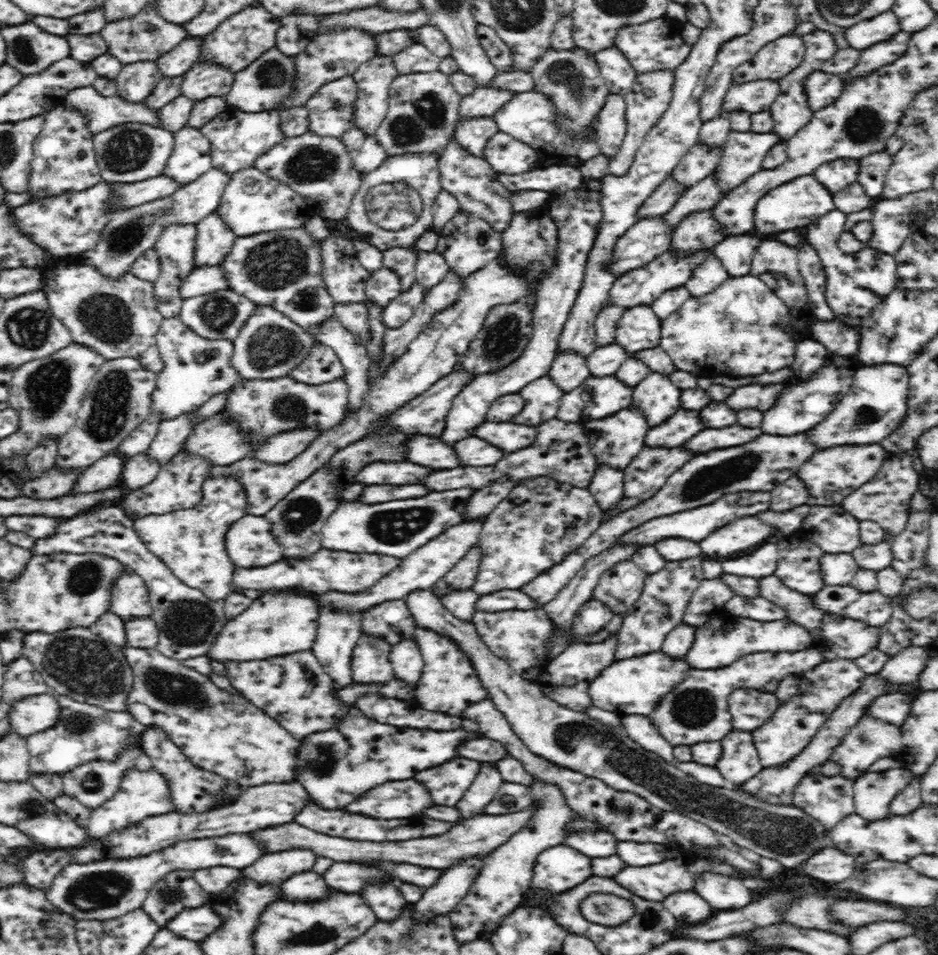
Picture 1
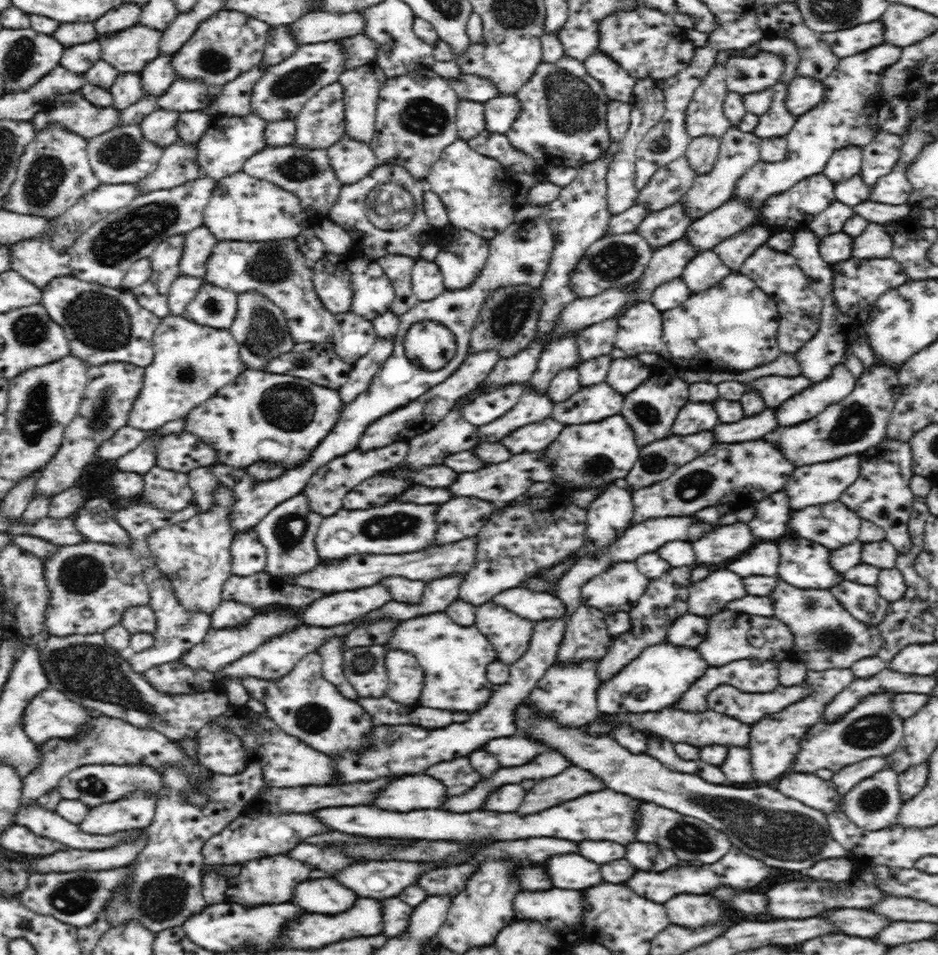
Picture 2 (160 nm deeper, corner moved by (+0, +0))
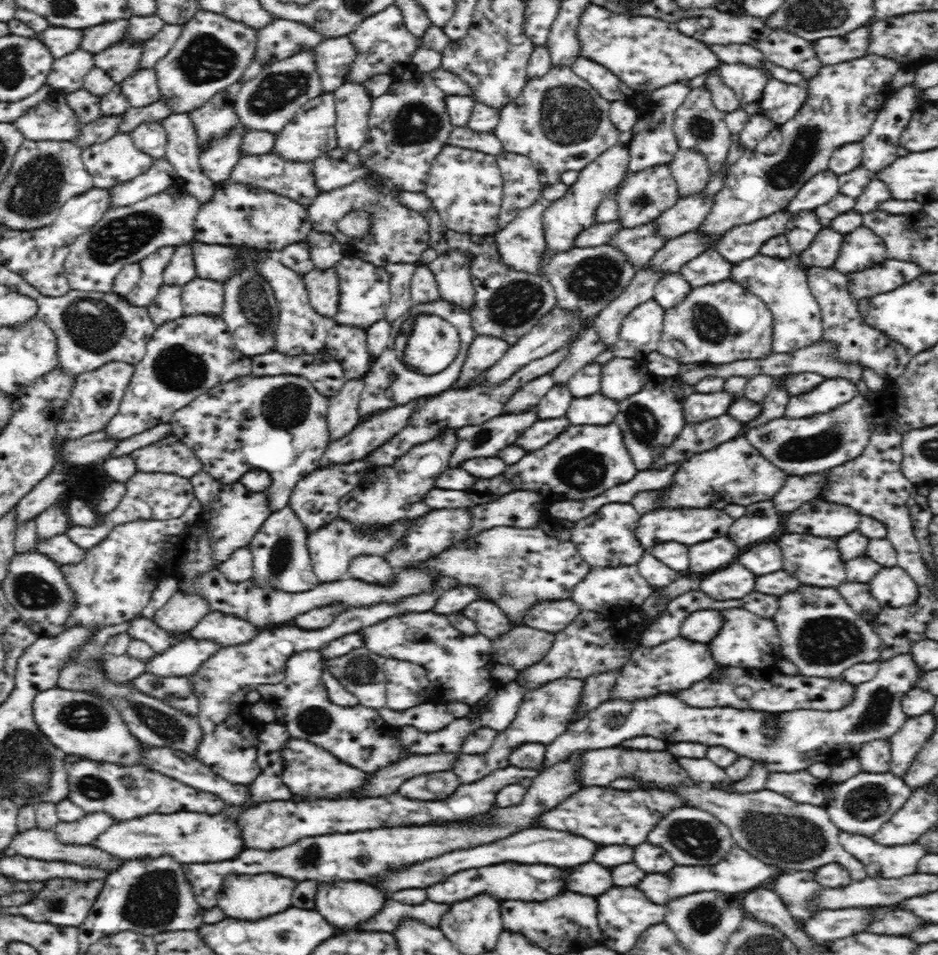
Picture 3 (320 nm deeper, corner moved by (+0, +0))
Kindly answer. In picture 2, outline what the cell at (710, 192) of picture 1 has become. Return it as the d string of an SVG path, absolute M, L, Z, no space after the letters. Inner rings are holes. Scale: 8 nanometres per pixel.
M678 200L672 206L648 213L635 232L639 232L652 248L659 249L685 236L692 222L694 220L685 214L683 204Z

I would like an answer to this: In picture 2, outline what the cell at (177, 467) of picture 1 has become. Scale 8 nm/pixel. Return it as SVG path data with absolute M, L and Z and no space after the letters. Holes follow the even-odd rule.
M137 496L128 499L128 503L124 506L117 506L116 522L127 530L131 536L131 547L121 550L120 545L110 543L90 543L85 541L82 544L74 546L59 546L52 552L53 556L49 560L44 561L44 582L48 583L48 604L44 608L44 628L56 636L68 636L72 633L96 634L102 633L106 628L120 623L122 614L126 608L130 606L149 605L148 587L144 584L144 568L155 565L155 559L148 549L148 536L154 530L172 526L176 522L182 520L190 520L192 516L199 513L198 502L192 500L192 504L188 504L186 508L178 510L178 512L168 512L163 508L156 508L151 504L150 500L143 500L143 497Z

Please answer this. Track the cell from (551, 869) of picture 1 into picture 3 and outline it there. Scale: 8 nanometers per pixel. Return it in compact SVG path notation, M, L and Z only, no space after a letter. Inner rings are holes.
M596 862L570 868L570 876L566 878L566 884L572 892L590 894L590 896L600 896L600 892L606 892L608 888L614 886L610 870Z

